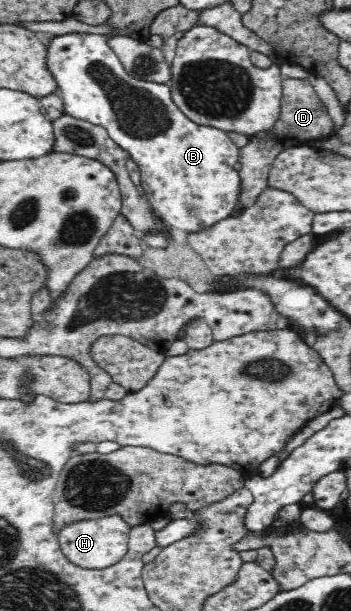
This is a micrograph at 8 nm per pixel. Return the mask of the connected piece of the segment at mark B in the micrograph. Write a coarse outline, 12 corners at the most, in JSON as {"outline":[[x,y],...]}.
{"outline":[[98,34],[49,37],[64,114],[103,126],[170,228],[228,218],[239,148]]}

